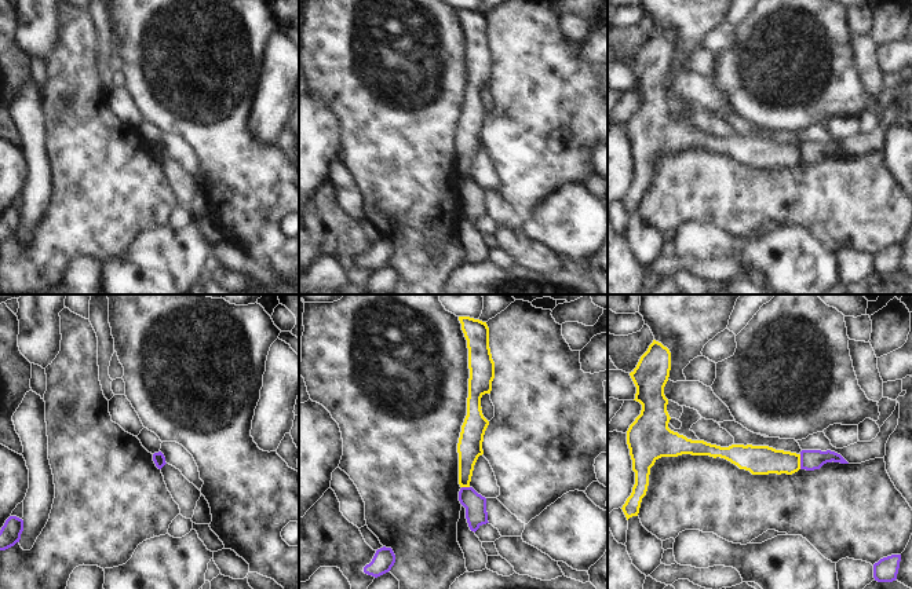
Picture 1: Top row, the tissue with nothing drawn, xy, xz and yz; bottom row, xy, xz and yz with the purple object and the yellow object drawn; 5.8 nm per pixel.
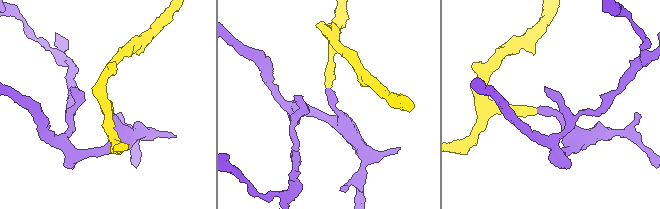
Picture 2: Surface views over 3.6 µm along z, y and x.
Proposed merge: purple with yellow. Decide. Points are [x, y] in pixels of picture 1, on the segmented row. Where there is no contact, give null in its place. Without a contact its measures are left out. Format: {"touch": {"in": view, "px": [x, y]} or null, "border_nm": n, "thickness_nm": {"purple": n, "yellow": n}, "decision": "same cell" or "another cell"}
{"touch": {"in": "yz", "px": [801, 461]}, "border_nm": 90, "thickness_nm": {"purple": 120, "yellow": 180}, "decision": "another cell"}

